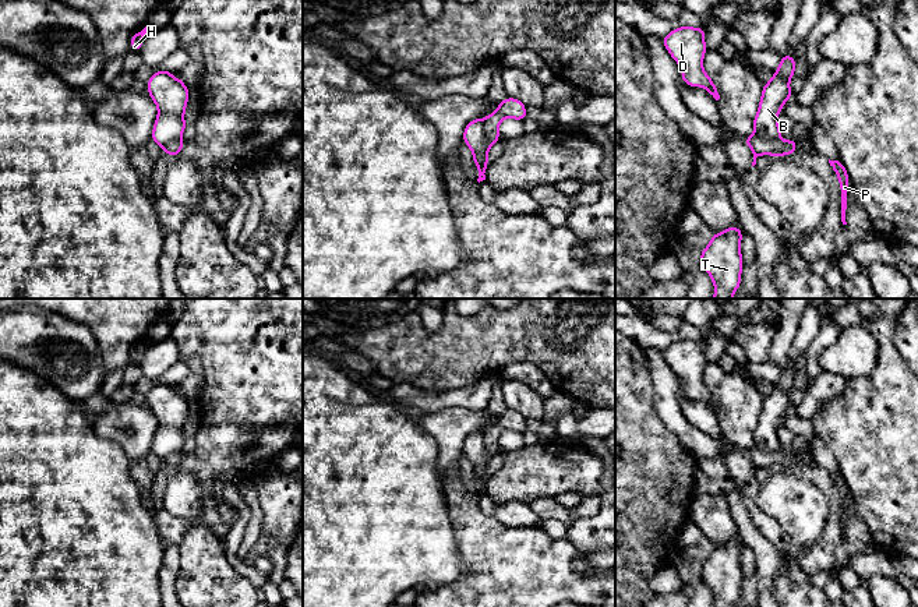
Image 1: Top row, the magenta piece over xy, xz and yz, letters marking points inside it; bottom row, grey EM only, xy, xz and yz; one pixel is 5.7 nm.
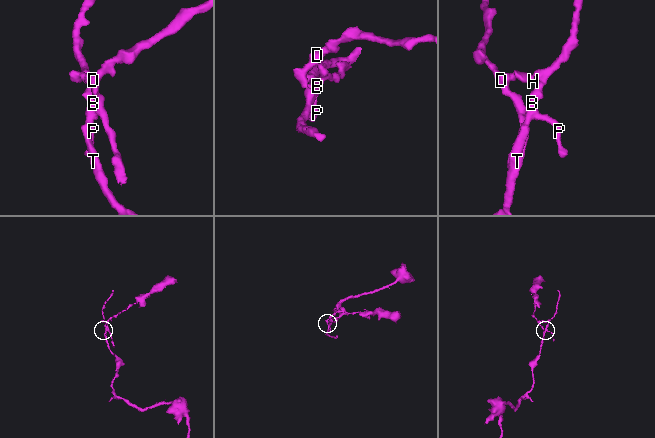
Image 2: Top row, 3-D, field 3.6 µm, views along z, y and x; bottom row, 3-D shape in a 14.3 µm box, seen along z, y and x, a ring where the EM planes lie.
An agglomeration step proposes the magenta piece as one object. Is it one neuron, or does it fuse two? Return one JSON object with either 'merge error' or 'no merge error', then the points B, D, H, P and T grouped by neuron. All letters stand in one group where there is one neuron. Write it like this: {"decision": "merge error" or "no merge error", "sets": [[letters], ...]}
{"decision": "merge error", "sets": [["B", "T"], ["D", "H", "P"]]}

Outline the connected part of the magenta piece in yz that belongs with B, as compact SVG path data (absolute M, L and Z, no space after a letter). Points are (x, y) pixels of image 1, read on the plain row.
M784 367L773 391L765 396L759 423L753 431L753 445L758 451L778 452L781 442L777 427L791 410L790 392L795 385L794 370Z

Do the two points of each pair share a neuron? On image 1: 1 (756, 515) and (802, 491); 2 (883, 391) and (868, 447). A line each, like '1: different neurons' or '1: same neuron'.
1: different neurons
2: same neuron

